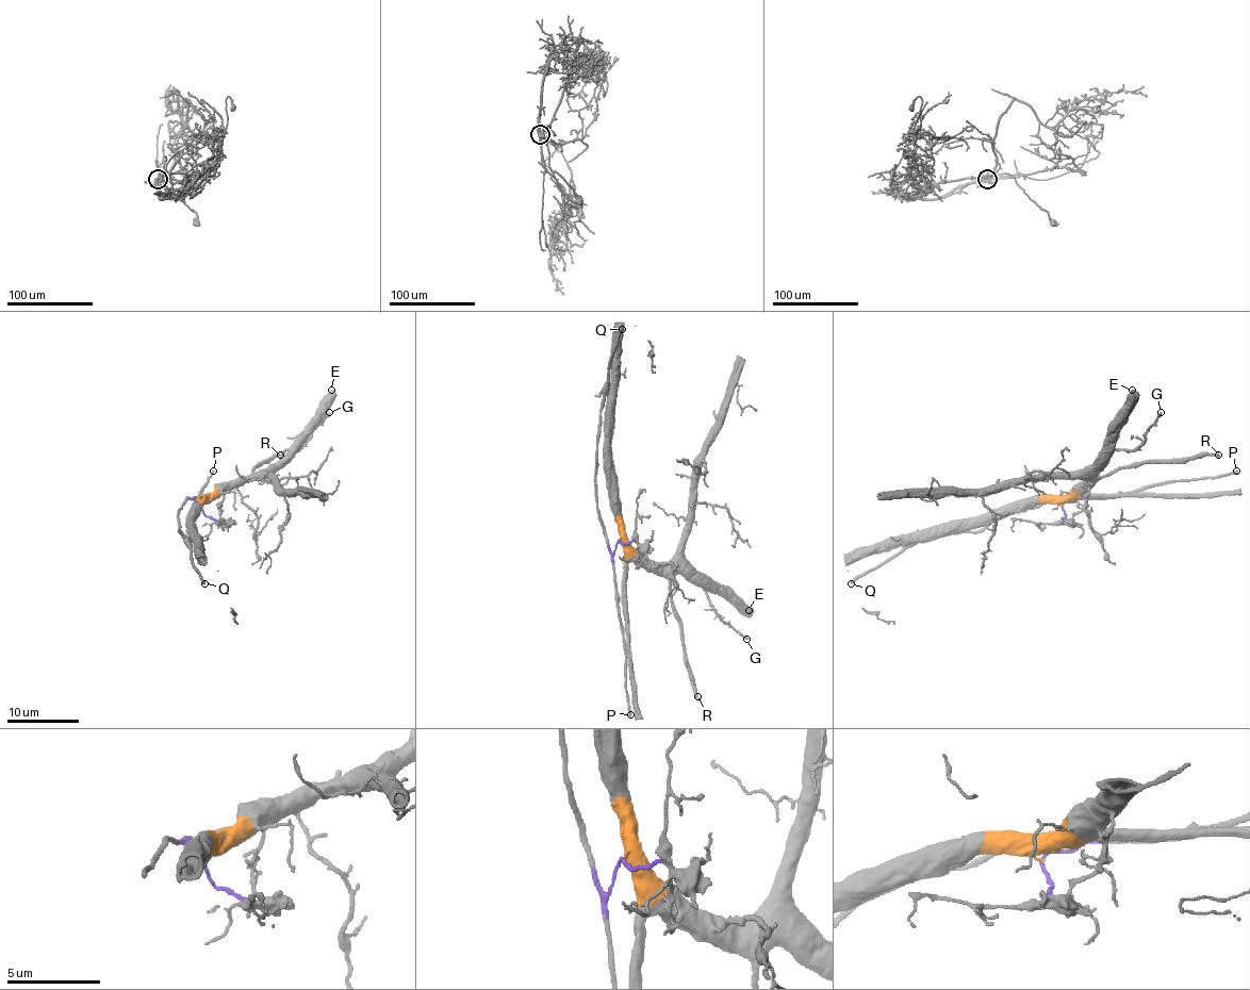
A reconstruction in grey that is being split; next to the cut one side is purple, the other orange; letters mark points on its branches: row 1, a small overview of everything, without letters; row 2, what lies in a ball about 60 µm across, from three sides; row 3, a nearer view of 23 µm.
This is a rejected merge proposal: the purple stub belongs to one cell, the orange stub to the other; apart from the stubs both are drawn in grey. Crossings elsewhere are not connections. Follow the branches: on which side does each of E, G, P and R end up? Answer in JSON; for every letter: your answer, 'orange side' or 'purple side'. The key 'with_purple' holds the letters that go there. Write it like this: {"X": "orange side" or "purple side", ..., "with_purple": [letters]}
{"E": "orange side", "G": "orange side", "P": "purple side", "R": "orange side", "with_purple": ["P"]}

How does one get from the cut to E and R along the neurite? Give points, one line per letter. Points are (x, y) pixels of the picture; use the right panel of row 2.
E: (1063, 506), (1105, 454), (1105, 438), (1123, 414), (1132, 389)
R: (1063, 506), (1081, 488), (1091, 485), (1102, 475), (1111, 475), (1121, 468), (1144, 463), (1183, 463), (1218, 454)

